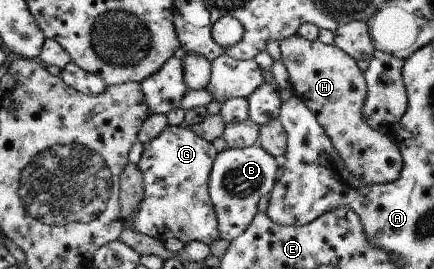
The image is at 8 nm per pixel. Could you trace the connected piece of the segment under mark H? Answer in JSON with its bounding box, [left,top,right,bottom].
[279,34,403,184]

